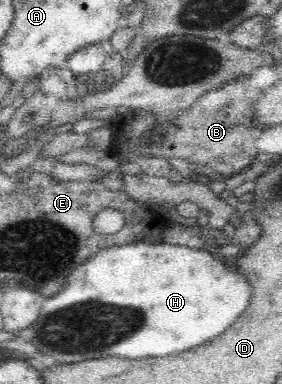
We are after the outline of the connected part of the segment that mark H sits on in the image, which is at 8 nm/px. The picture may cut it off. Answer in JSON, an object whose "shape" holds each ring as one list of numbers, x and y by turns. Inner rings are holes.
{"shape":[[134,242,100,249,68,276,60,292,45,299,38,318,19,336,34,344,38,357,50,356,62,363,105,356,154,358,190,350,222,334,248,306,250,283,236,272,230,260,216,259,207,248]]}

